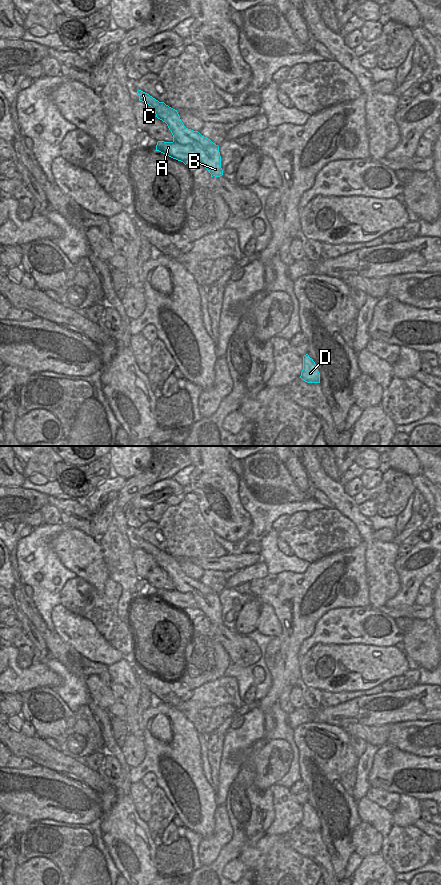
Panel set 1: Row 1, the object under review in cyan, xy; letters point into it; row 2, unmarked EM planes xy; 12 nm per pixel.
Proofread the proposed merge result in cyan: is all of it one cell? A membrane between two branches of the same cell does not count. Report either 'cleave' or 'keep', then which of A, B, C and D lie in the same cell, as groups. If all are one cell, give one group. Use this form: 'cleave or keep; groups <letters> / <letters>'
cleave; groups A B / C D

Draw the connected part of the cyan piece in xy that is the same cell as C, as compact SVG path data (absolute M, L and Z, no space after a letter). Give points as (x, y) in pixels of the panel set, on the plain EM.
M138 538L139 549L142 549L154 558L156 565L165 570L173 583L173 590L190 594L194 598L204 597L208 600L219 600L219 594L210 587L202 584L198 579L193 579L184 574L177 558L169 555L164 550L159 550L149 542Z

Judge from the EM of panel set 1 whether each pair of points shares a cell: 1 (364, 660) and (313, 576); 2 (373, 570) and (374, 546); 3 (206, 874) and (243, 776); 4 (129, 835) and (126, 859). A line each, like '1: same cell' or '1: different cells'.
1: different cells
2: same cell
3: same cell
4: same cell

